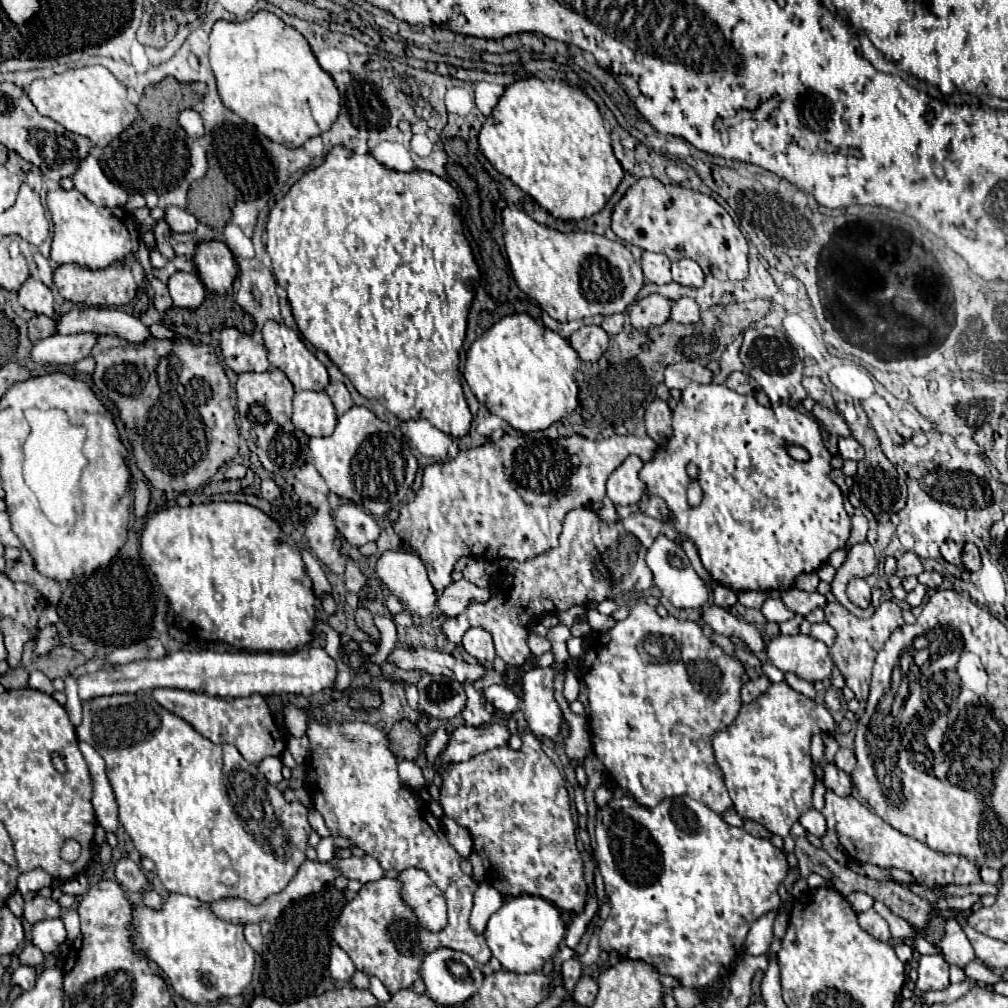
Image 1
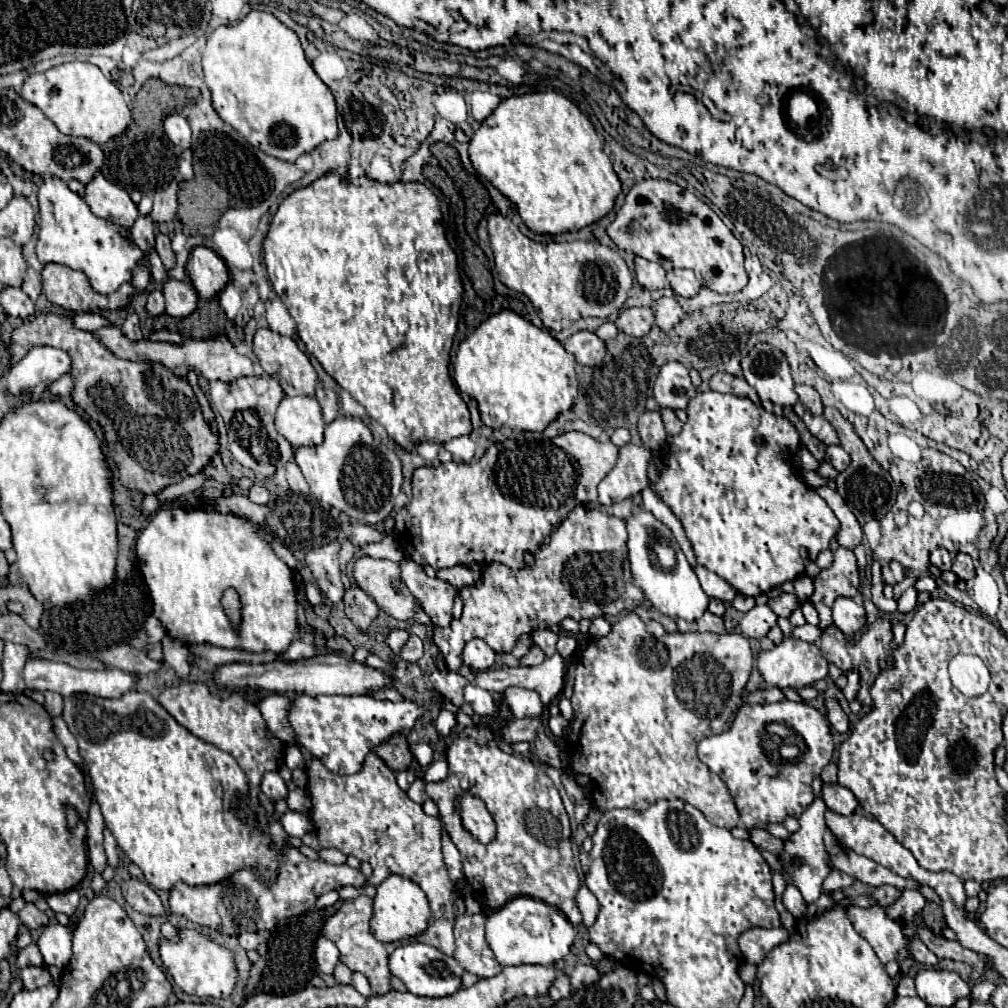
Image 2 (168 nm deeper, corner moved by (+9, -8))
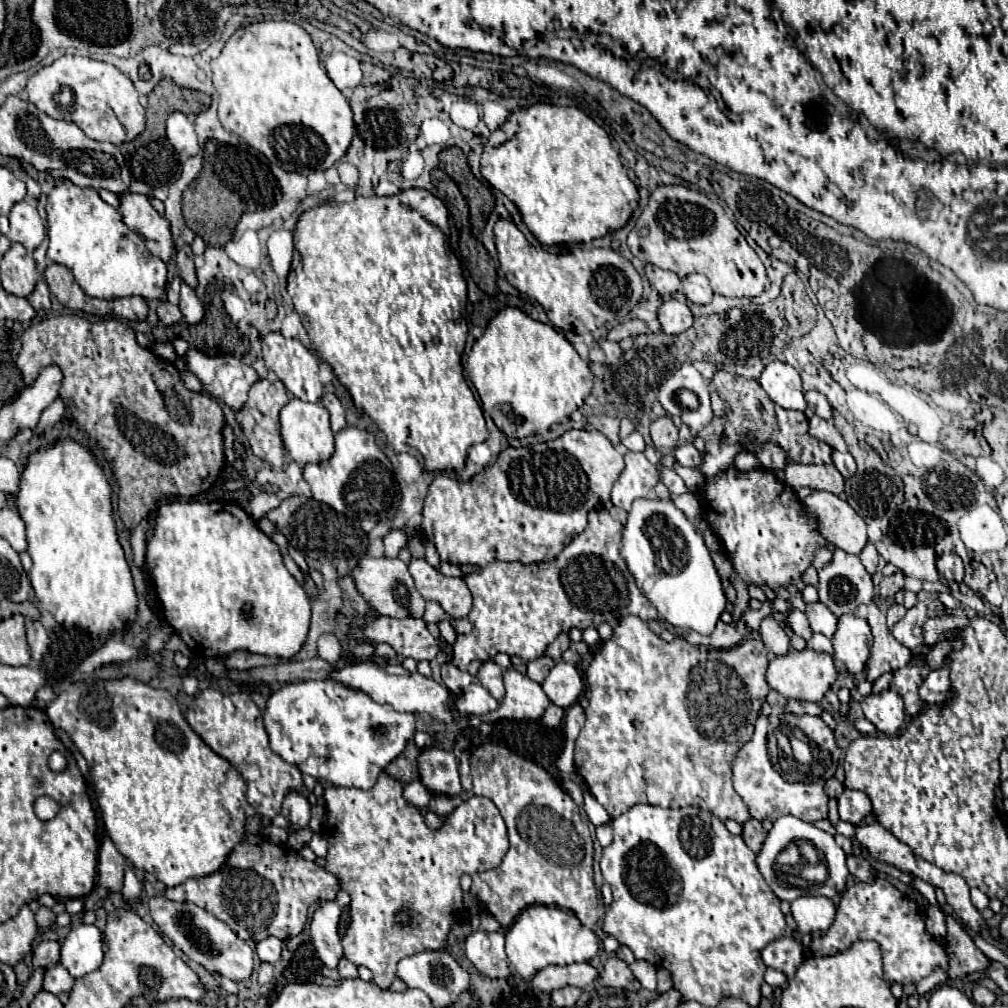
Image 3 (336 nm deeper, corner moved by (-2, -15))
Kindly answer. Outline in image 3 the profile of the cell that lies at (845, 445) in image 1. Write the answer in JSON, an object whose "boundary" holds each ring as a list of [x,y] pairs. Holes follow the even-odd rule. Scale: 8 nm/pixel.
{"boundary":[[[833,451],[833,465],[839,469],[839,473],[843,477],[851,477],[857,471],[857,465],[855,465],[855,459],[853,459],[851,453]]]}

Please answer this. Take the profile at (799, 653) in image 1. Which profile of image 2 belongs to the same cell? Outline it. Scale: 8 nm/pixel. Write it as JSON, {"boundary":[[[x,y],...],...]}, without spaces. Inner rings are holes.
{"boundary":[[[784,638],[774,650],[768,650],[768,652],[760,652],[758,660],[756,660],[756,666],[762,674],[762,678],[770,684],[770,686],[778,686],[778,688],[804,688],[804,686],[810,686],[822,678],[826,678],[828,674],[828,660],[822,656],[820,648],[810,644],[810,642],[804,642],[804,640],[798,640],[798,638]]]}

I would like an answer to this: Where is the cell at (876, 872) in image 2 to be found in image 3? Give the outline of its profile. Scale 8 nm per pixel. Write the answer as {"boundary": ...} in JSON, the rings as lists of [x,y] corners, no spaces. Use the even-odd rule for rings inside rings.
{"boundary":[[[855,855],[847,857],[847,869],[857,881],[863,881],[863,883],[873,883],[875,881],[873,865],[865,857],[855,857]]]}

